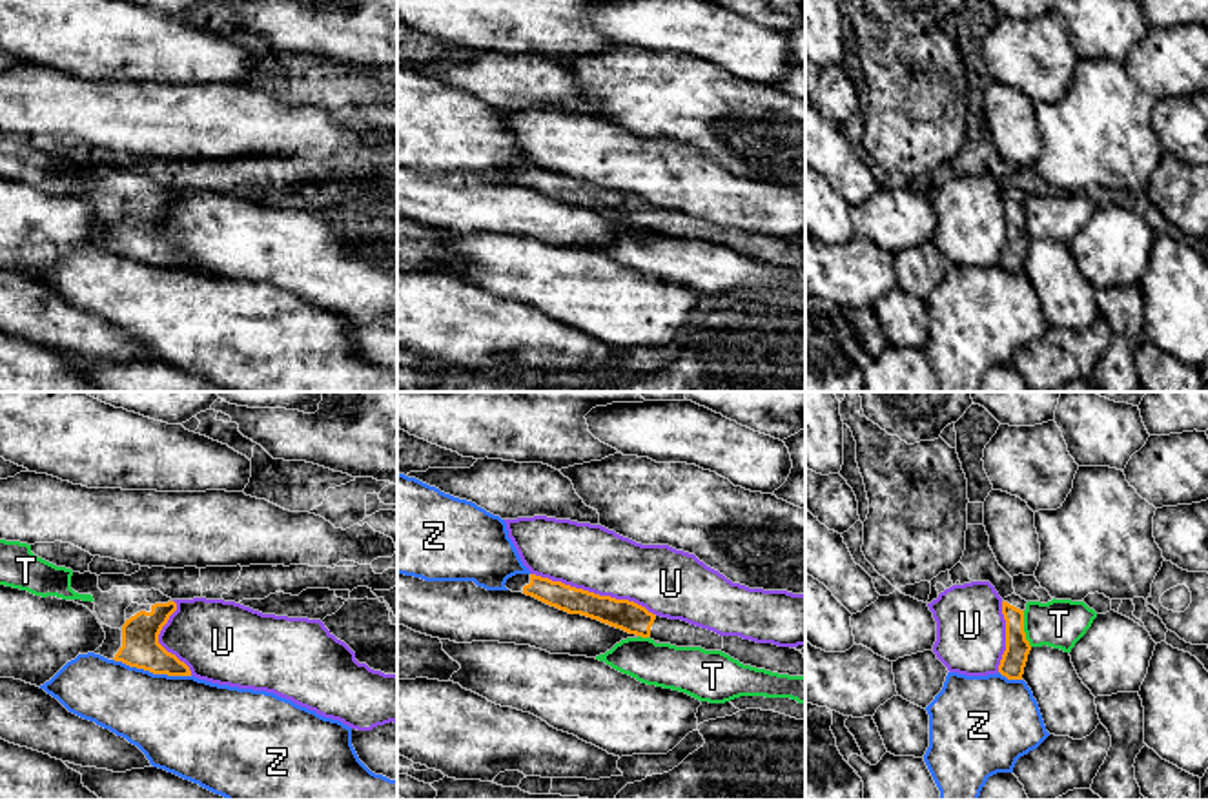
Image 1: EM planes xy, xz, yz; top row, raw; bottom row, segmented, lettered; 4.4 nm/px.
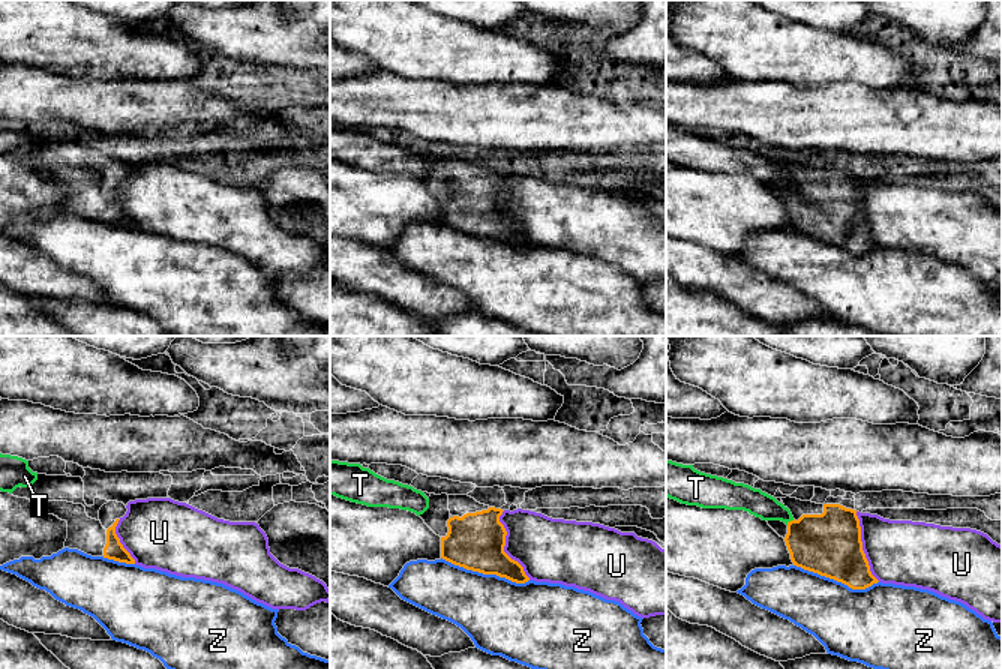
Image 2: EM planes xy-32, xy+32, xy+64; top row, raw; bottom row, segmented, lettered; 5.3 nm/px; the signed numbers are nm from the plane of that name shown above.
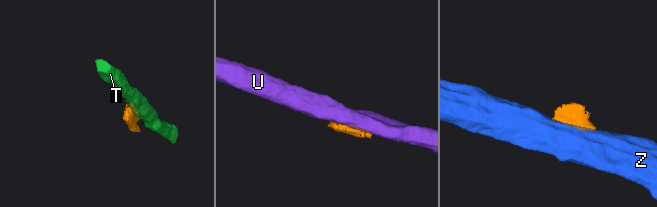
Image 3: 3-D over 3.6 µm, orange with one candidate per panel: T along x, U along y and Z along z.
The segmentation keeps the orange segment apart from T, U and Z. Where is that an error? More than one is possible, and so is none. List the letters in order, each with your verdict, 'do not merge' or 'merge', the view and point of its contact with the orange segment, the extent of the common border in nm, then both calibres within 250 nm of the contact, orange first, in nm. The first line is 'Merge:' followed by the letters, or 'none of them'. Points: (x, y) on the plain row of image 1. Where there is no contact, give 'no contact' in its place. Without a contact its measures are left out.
Merge: none of them
T: do not merge | yz (1023, 221) | 170 nm | 110/220 nm
U: do not merge | xz (593, 184) | 600 nm | 140/280 nm
Z: do not merge | xy (152, 263) | 360 nm | 170/400 nm

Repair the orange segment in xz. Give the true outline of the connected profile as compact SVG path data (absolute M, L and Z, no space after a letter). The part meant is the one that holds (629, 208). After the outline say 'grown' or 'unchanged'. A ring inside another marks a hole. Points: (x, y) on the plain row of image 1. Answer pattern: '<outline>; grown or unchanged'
M516 166L507 171L505 179L568 206L581 206L629 226L676 239L722 242L743 257L778 266L805 268L805 248L791 239L756 235L740 228L720 228L681 211L656 208L634 193L599 188L536 166Z; grown

